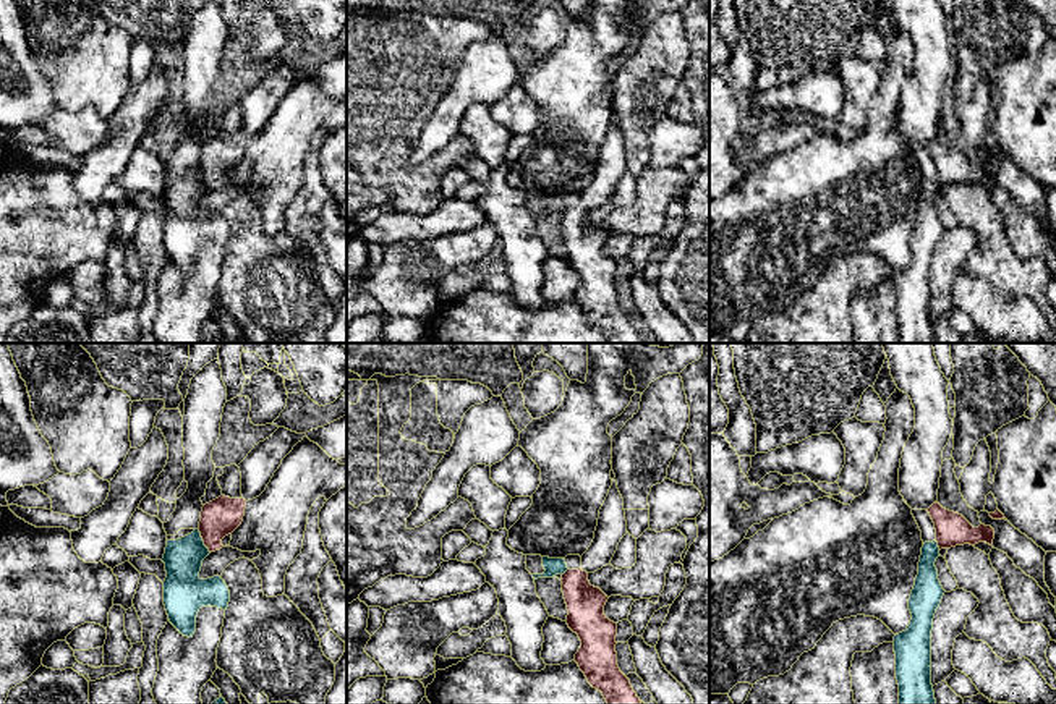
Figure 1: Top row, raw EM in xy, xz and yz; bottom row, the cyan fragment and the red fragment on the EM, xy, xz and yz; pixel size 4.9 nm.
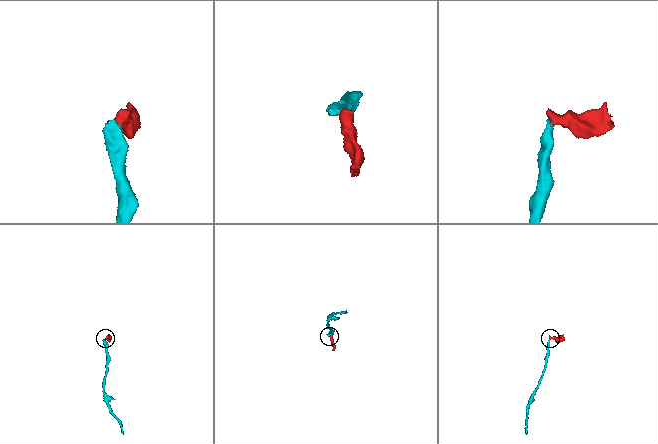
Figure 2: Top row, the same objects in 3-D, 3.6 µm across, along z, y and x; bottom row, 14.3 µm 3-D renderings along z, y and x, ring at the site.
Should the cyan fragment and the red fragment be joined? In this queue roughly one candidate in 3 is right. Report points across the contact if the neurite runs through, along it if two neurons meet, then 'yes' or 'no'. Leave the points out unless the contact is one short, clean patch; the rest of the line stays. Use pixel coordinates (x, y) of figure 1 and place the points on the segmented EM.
border along xy (198, 530), (209, 552); no

